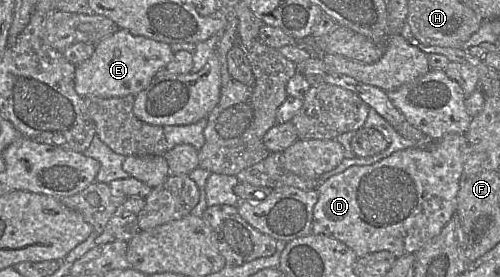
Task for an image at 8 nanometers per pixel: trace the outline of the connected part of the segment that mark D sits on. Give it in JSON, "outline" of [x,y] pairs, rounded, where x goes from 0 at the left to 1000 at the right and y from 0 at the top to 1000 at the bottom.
{"outline":[[[896,484],[880,505],[842,509],[832,520],[832,531],[794,545],[782,563],[760,578],[736,599],[702,599],[688,621],[672,628],[640,664],[634,679],[636,726],[626,758],[624,834],[628,848],[650,848],[686,874],[702,895],[718,928],[728,928],[736,917],[758,906],[778,906],[794,931],[830,917],[838,899],[852,884],[860,866],[872,856],[886,823],[896,809],[904,783],[912,773],[914,711],[920,679],[920,643],[928,599],[928,552],[932,531],[932,491],[928,484]]]}

